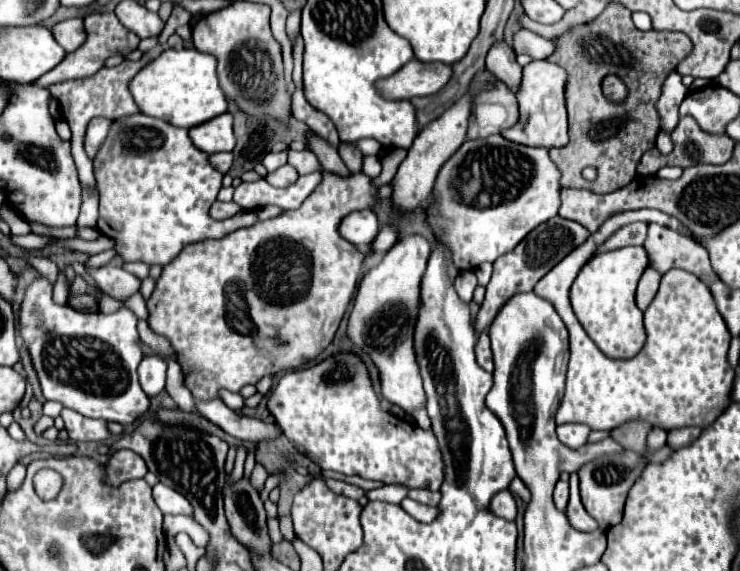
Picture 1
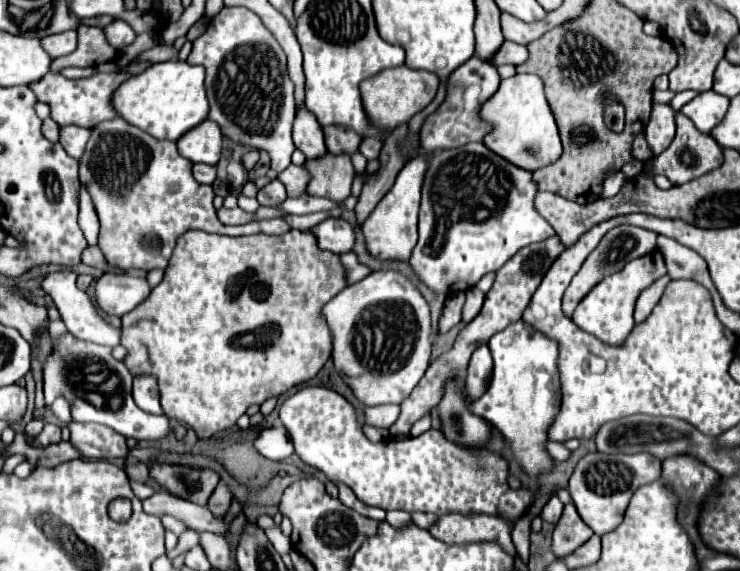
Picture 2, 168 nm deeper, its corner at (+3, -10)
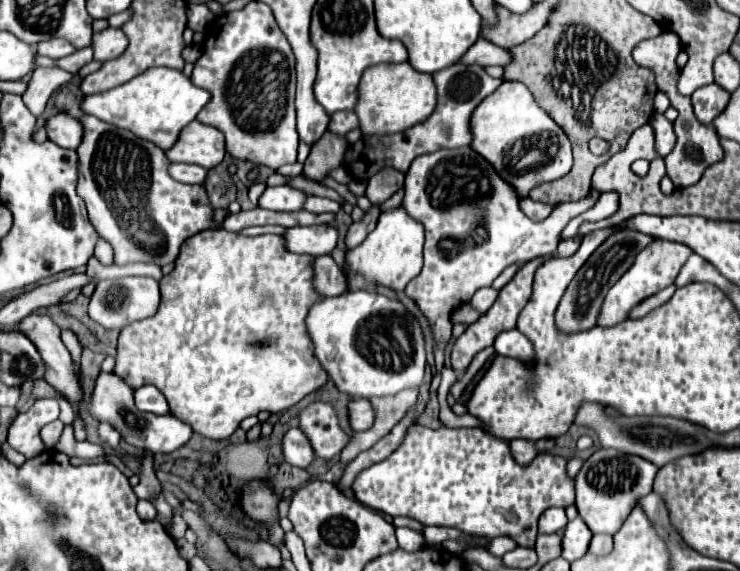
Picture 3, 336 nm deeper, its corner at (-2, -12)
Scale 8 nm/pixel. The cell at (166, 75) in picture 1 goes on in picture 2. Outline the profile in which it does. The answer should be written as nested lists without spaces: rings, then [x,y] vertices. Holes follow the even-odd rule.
[[[169,60],[149,66],[145,72],[127,78],[113,92],[113,108],[123,120],[149,132],[153,138],[177,142],[187,130],[195,128],[207,118],[209,104],[205,96],[205,70],[181,60]]]

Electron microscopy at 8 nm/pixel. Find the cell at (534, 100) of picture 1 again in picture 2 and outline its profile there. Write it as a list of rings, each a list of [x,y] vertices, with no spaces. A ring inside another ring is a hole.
[[[515,74],[513,78],[503,80],[497,94],[493,94],[493,98],[481,106],[481,118],[493,124],[493,130],[485,134],[483,144],[507,162],[513,162],[513,166],[535,172],[541,166],[557,162],[561,156],[557,124],[545,98],[543,82],[535,74]]]

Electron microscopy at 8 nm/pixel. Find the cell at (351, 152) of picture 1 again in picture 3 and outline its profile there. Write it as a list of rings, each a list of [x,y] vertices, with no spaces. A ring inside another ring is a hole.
[[[336,112],[330,118],[330,126],[328,126],[328,130],[338,136],[346,136],[354,128],[358,128],[358,118],[354,112]]]

